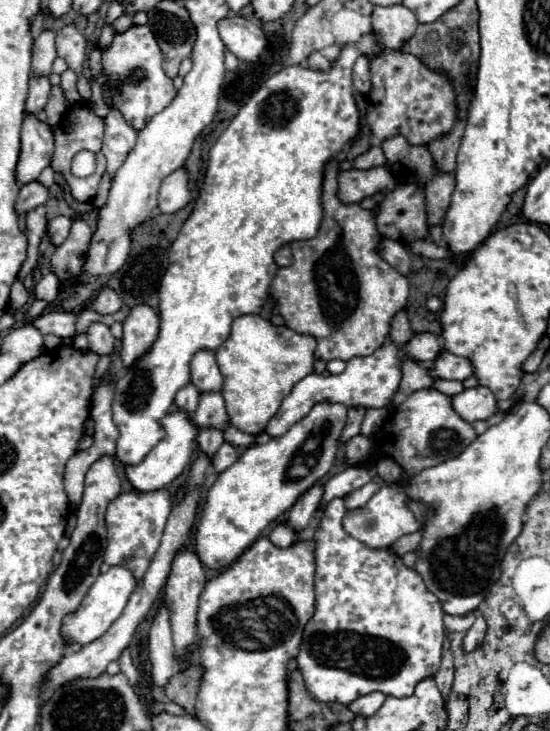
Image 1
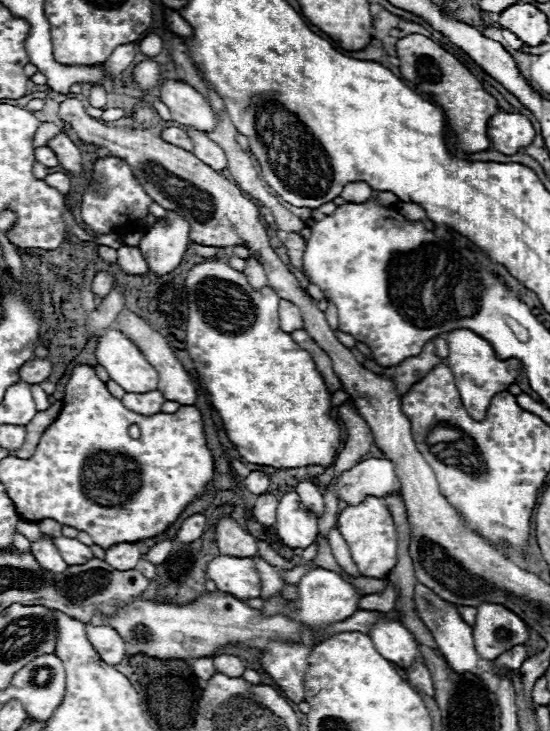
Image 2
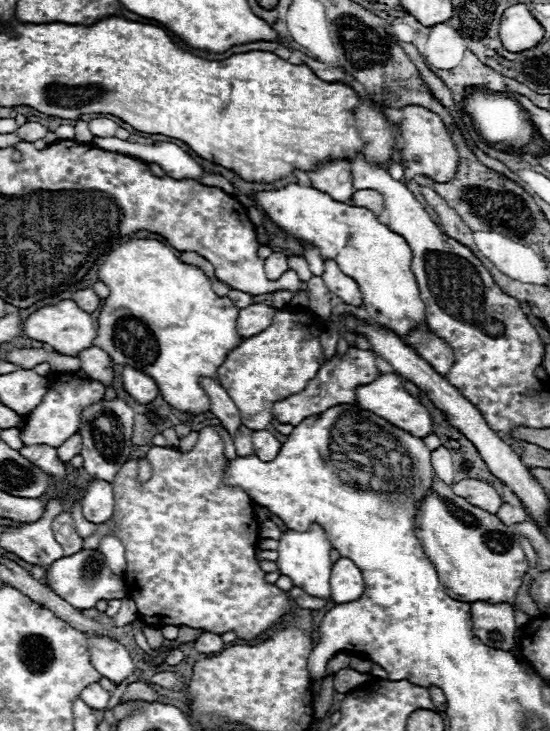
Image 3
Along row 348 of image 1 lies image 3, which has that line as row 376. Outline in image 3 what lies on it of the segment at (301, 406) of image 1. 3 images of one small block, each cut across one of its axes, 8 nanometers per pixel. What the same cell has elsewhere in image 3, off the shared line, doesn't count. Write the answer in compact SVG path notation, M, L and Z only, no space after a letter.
M380 374L374 382L358 386L356 388L356 406L384 418L392 426L396 426L416 438L426 438L432 432L432 420L428 416L428 410L414 396L410 396L406 392L398 374Z

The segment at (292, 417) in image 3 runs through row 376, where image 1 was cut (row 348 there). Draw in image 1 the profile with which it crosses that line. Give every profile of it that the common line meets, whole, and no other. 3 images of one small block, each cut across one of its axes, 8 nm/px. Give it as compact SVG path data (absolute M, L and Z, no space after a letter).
M332 160L326 166L324 186L322 186L322 208L324 218L318 230L318 236L312 240L292 242L292 264L286 268L278 268L276 278L270 286L270 296L274 300L272 314L280 314L288 328L300 334L310 334L316 340L314 356L322 362L330 362L334 358L350 360L354 356L368 356L378 346L384 344L390 322L396 312L400 312L408 302L408 280L394 270L382 256L380 256L380 240L376 232L374 212L362 210L360 204L344 204L338 200L338 182L336 182L338 164Z

